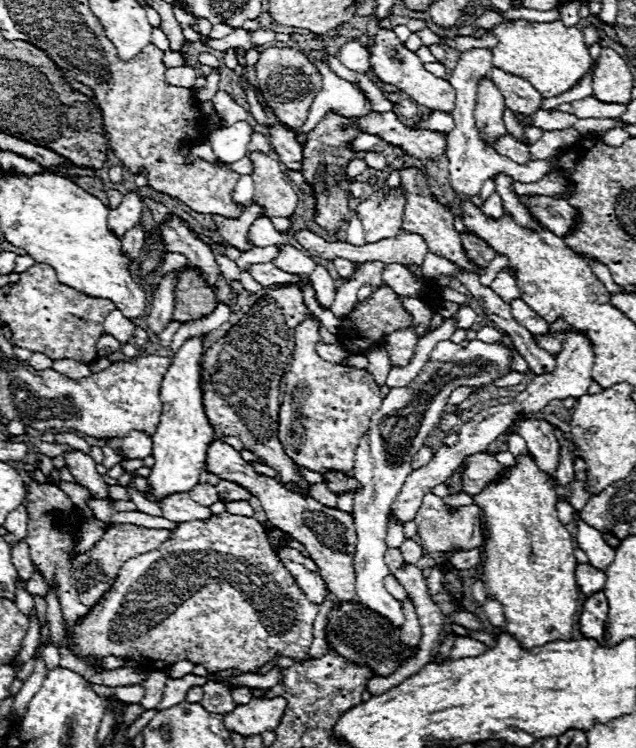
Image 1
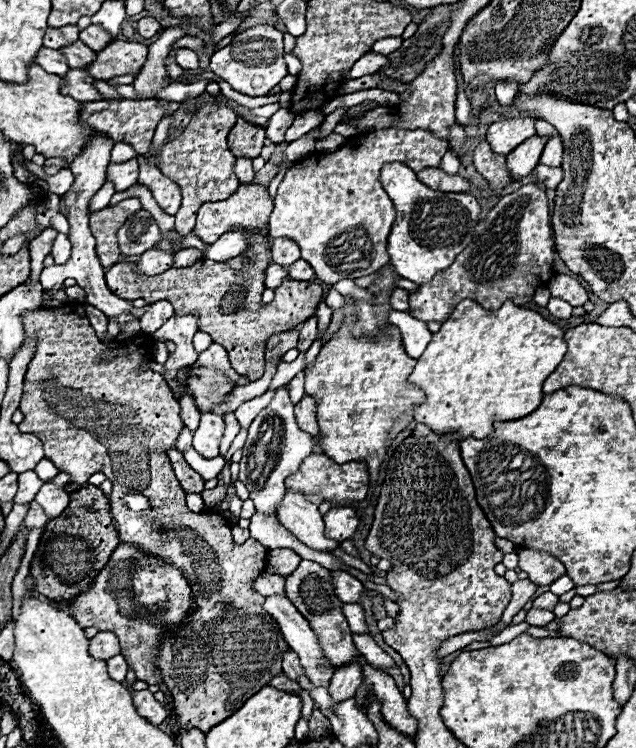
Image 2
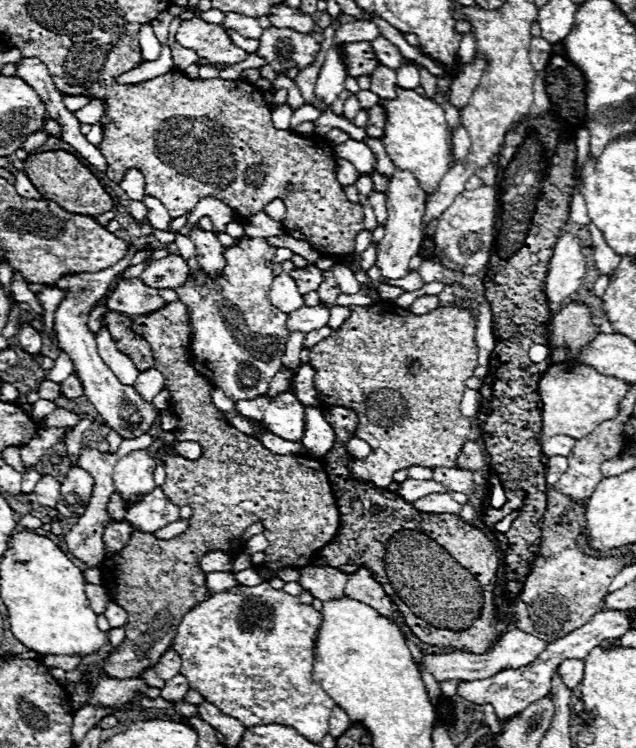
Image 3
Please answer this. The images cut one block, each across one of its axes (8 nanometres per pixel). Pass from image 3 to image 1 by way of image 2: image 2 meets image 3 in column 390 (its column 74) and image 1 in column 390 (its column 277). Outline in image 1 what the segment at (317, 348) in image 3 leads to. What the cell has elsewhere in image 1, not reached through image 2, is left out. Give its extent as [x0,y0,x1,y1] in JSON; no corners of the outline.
[326,602,416,676]

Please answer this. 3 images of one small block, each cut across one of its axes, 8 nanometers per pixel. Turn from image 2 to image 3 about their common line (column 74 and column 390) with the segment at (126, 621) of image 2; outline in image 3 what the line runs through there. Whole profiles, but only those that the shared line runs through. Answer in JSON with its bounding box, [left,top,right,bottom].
[342,566,398,618]

